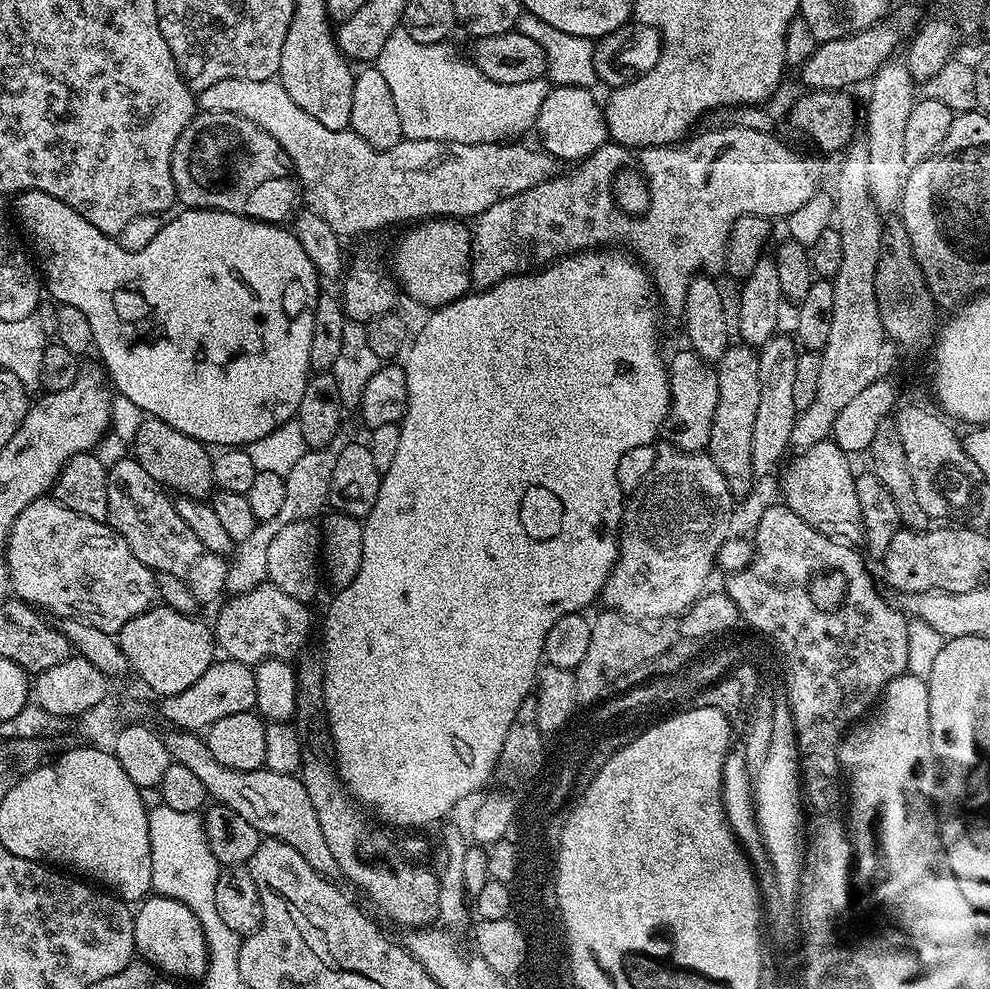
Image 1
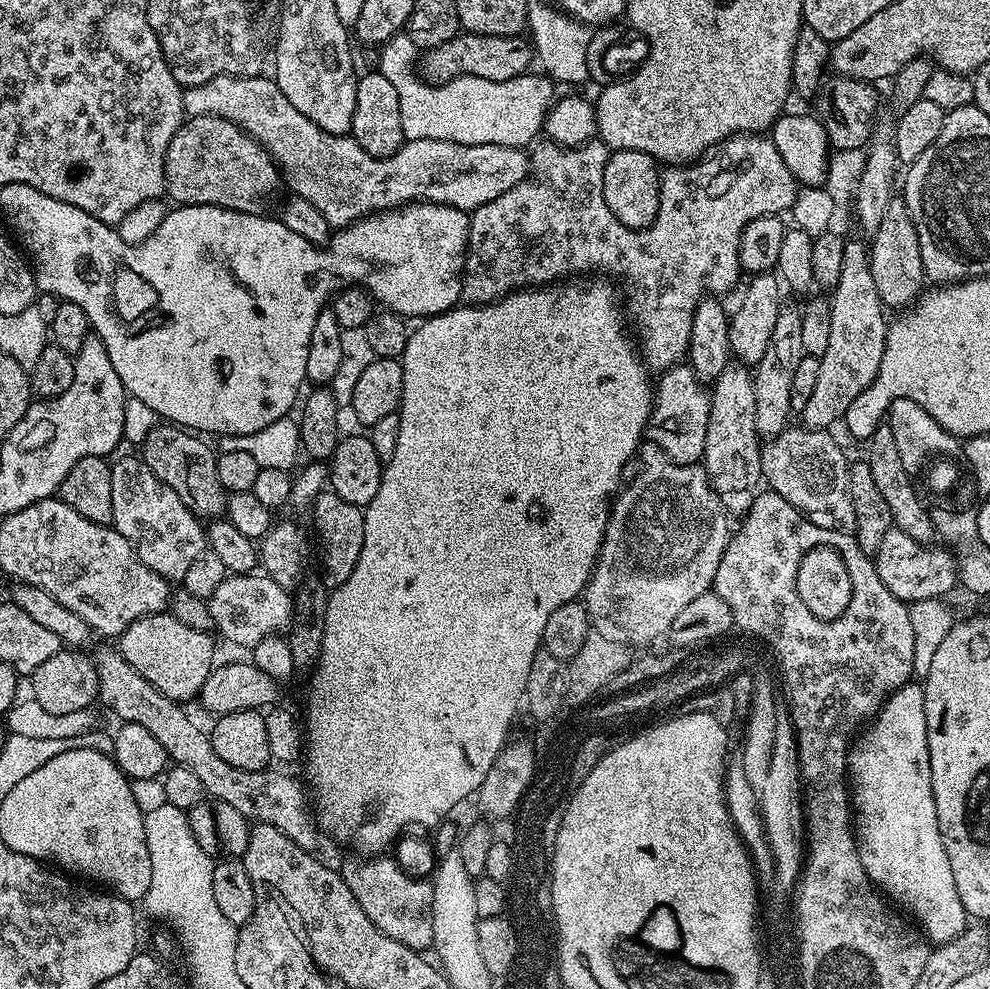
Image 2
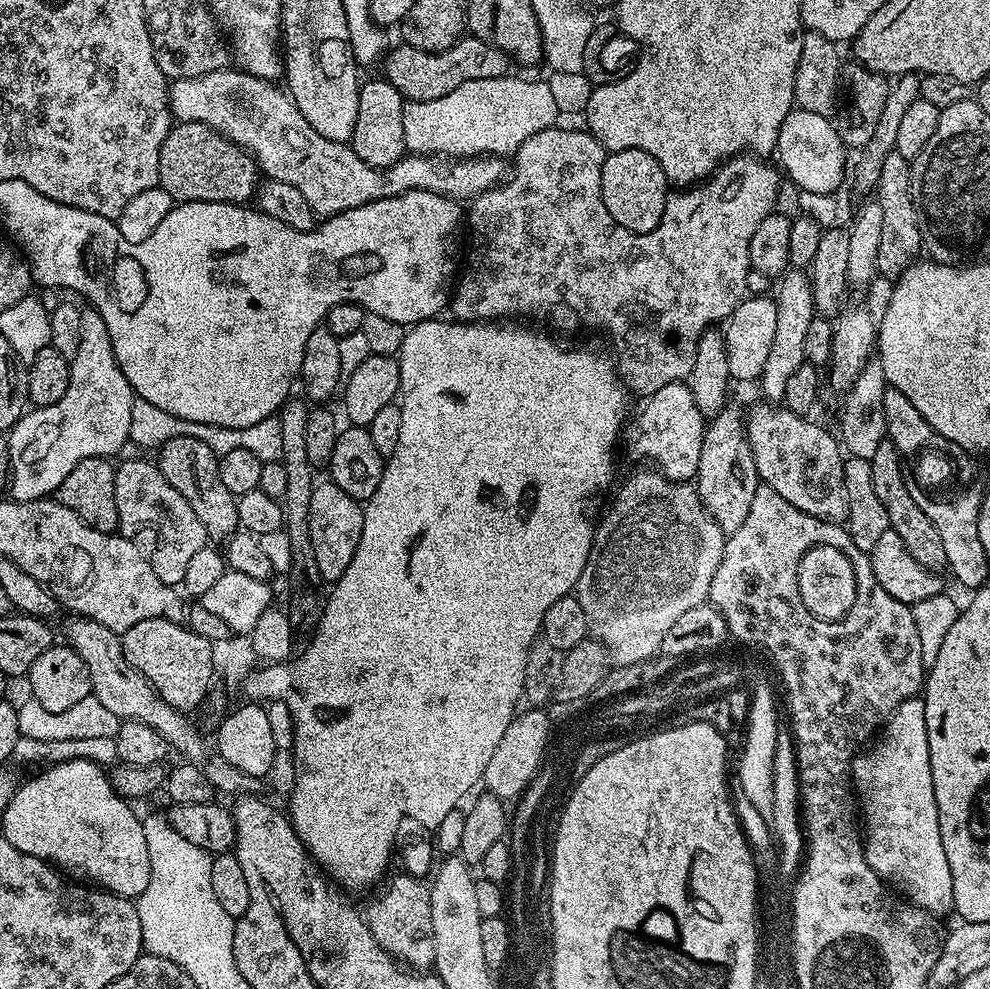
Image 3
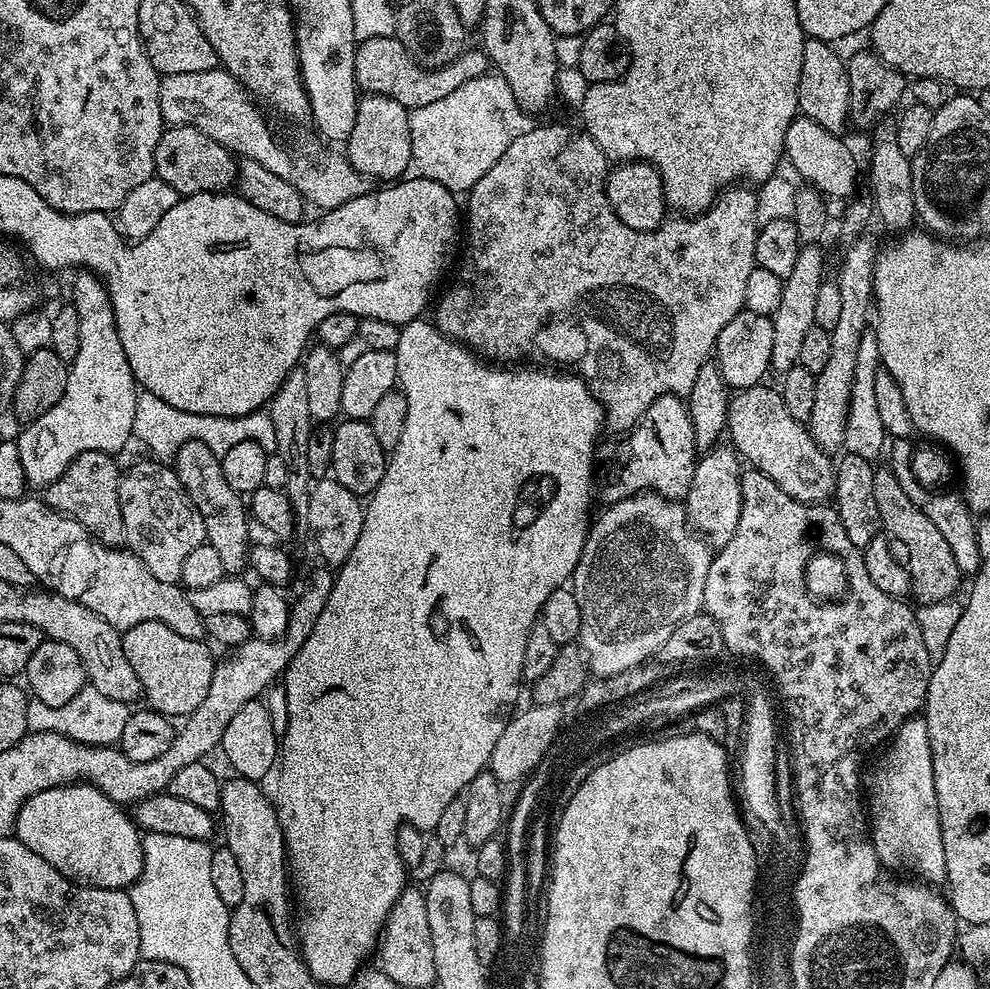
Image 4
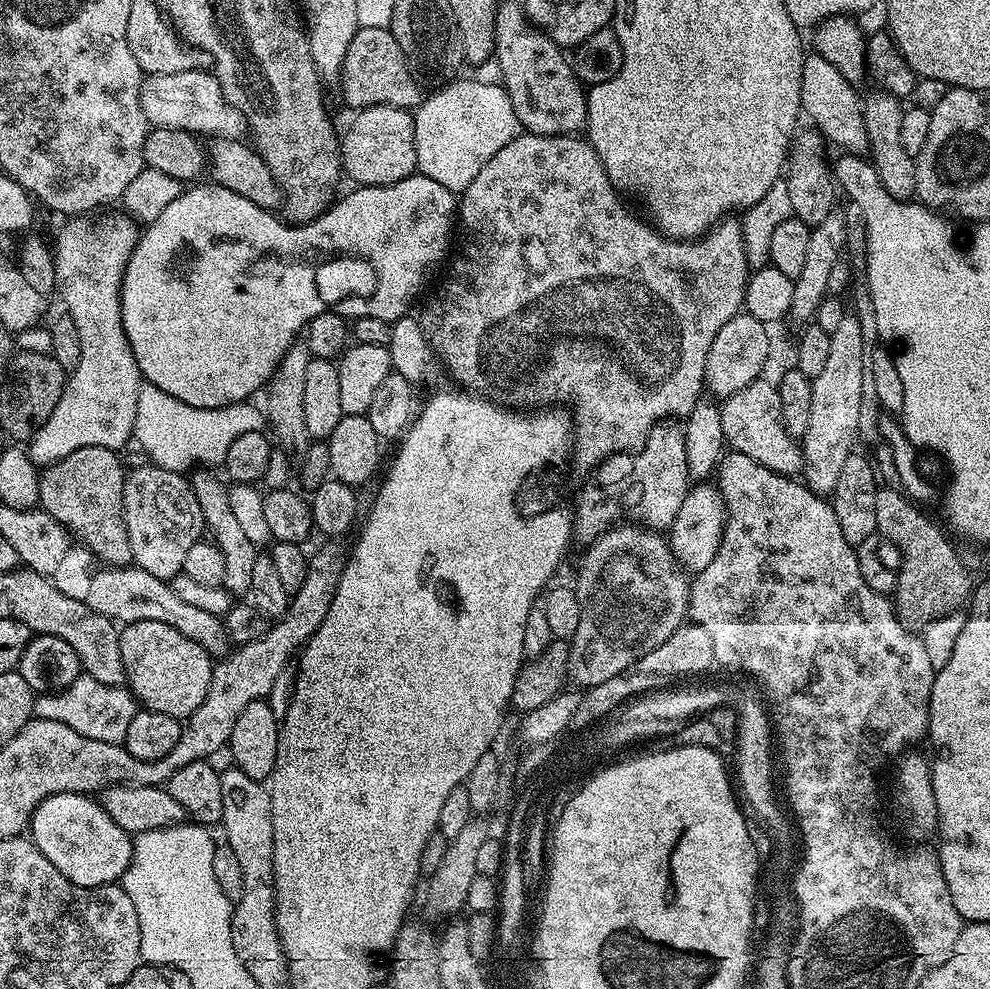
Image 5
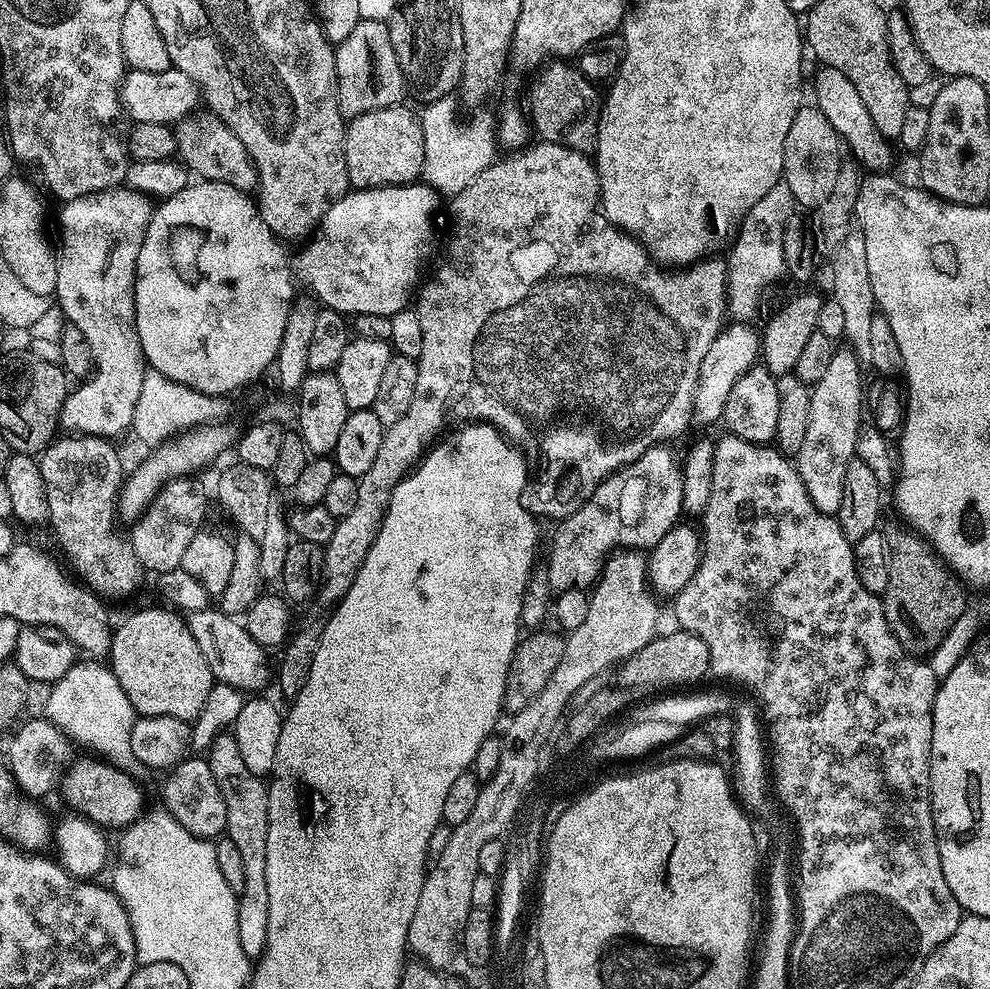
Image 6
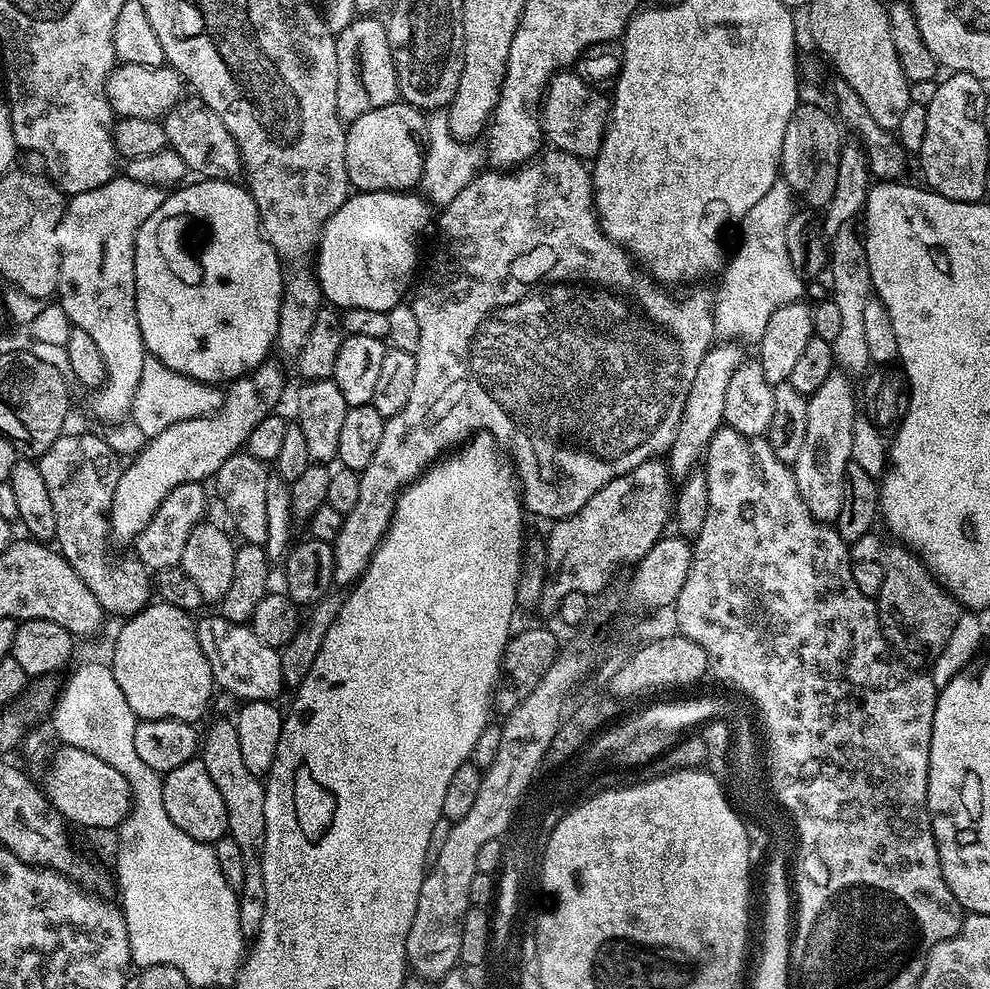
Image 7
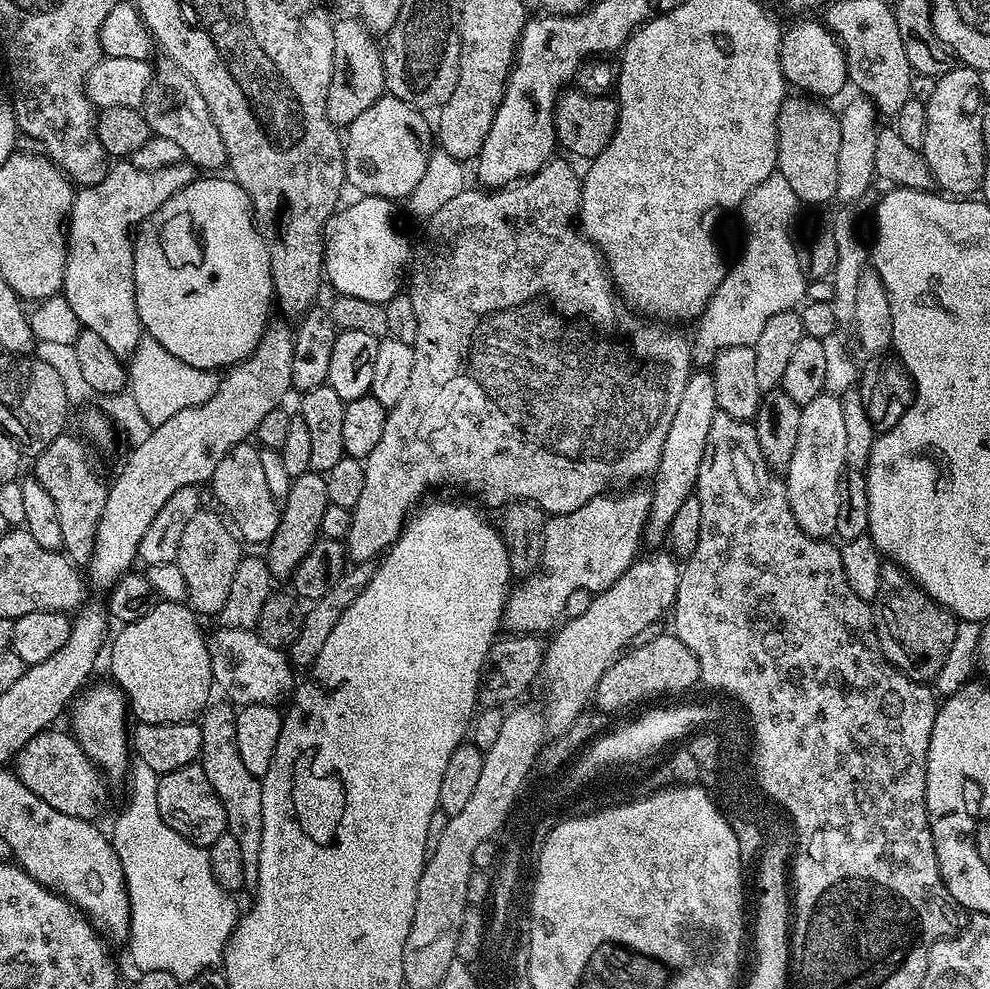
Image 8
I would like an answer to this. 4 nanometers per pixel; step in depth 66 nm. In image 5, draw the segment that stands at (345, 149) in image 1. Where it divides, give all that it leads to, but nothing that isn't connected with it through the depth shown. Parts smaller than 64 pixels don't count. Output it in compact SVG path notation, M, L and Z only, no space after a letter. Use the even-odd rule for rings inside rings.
M195 68L182 74L147 77L140 85L140 105L152 128L186 130L218 140L239 140L248 132L246 118L226 102L222 86L208 70Z

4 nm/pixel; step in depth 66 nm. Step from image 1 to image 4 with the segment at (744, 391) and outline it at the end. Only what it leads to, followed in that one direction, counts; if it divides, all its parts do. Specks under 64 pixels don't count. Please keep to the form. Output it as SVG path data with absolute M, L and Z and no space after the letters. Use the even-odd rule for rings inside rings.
M717 446L707 449L697 459L690 490L682 501L684 511L688 513L688 523L697 533L707 537L717 549L724 548L726 542L734 538L734 530L738 530L738 518L742 514L740 464L742 465L741 457L731 447Z

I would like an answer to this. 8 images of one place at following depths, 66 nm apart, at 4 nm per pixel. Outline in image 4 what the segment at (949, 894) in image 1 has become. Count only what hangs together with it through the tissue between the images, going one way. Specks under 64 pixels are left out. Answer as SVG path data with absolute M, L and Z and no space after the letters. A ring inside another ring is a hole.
M923 715L909 718L890 737L890 743L880 754L880 761L868 776L868 800L866 796L872 850L885 869L896 870L901 864L906 871L913 872L908 873L913 877L932 886L943 885L946 880L946 850L942 850L938 794L934 790L934 762L928 723Z

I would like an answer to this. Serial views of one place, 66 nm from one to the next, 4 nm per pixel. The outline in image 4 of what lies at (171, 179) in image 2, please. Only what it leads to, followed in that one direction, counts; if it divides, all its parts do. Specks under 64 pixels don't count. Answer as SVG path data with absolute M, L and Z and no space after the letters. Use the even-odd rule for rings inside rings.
M194 126L165 127L154 150L154 166L155 179L166 182L166 186L174 186L182 198L203 192L226 192L238 180L237 157Z

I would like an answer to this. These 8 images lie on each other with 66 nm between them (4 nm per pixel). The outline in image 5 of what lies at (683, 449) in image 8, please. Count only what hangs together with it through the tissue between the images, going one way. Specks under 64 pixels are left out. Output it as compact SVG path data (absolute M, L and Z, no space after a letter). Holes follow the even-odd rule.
M747 314L730 318L730 322L718 330L718 338L710 342L710 354L706 354L704 371L704 383L707 391L713 392L713 397L727 398L738 394L738 390L746 390L750 382L765 375L764 367L768 364L768 332L769 325Z

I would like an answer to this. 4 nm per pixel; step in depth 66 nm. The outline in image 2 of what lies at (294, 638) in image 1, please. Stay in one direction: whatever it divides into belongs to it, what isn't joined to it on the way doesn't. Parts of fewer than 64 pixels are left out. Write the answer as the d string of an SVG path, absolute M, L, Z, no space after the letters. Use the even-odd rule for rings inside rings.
M258 572L226 576L206 603L214 618L216 632L238 646L251 648L265 637L283 633L291 627L291 597L287 589Z

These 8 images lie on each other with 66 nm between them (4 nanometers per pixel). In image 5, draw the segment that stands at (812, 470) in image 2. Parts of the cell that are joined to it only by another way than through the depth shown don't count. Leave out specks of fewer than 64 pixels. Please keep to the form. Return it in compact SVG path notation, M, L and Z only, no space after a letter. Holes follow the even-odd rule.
M761 378L750 382L746 390L738 390L720 404L720 413L724 443L731 451L746 454L746 458L754 458L754 462L783 476L796 478L803 473L804 453L782 422L780 390L773 381L771 384L768 378Z

